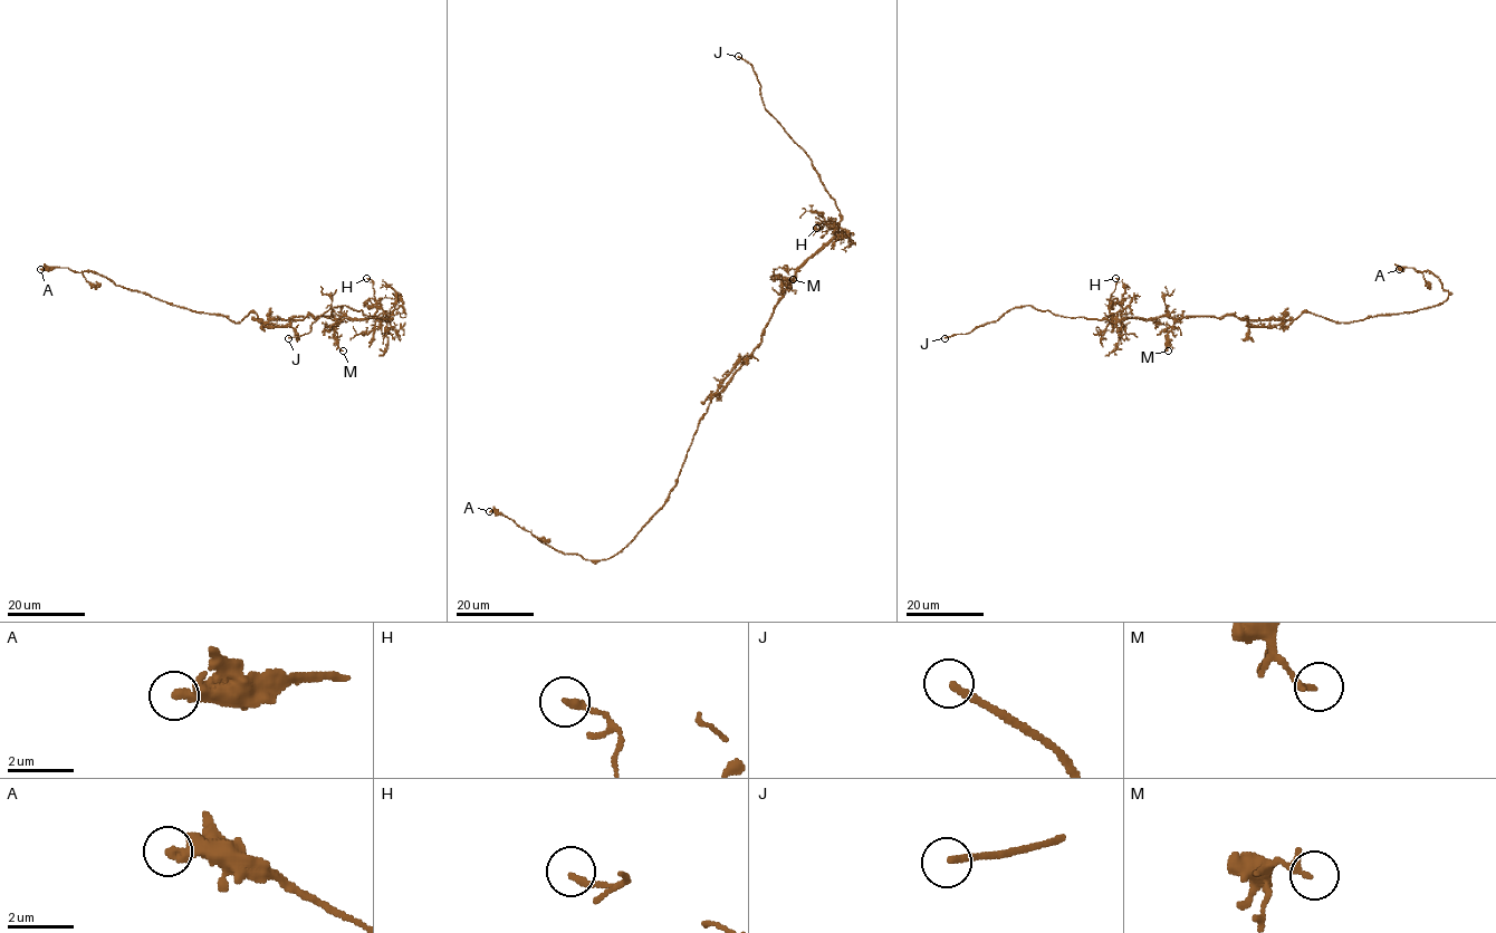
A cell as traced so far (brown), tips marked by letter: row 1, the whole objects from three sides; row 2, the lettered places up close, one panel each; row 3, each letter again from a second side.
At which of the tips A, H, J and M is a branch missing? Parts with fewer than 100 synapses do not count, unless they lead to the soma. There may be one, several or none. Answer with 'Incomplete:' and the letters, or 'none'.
Incomplete: J

